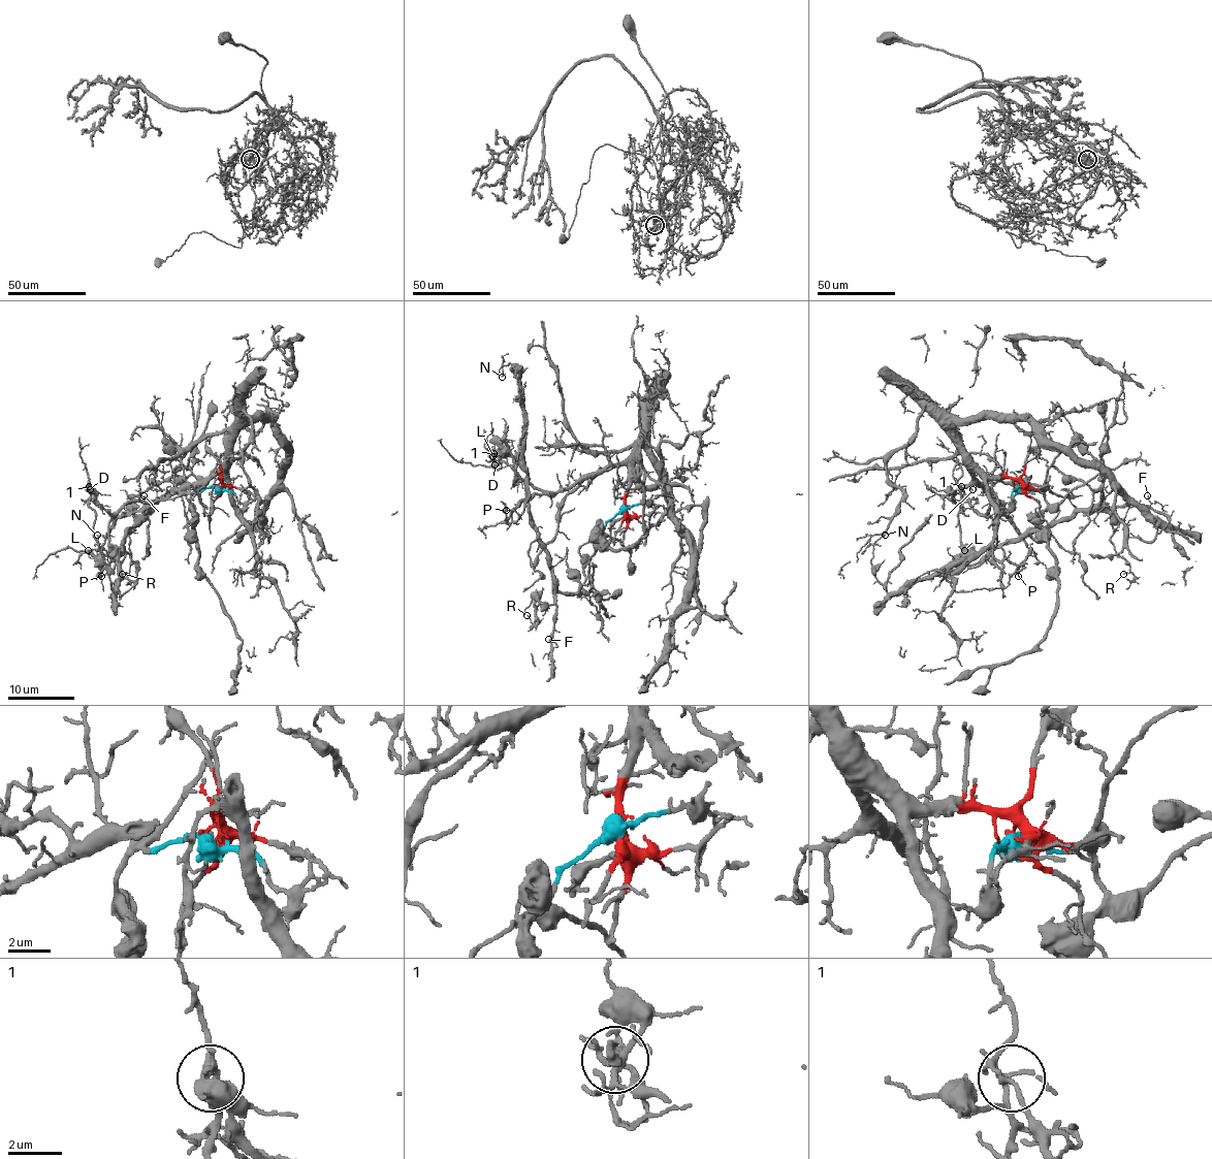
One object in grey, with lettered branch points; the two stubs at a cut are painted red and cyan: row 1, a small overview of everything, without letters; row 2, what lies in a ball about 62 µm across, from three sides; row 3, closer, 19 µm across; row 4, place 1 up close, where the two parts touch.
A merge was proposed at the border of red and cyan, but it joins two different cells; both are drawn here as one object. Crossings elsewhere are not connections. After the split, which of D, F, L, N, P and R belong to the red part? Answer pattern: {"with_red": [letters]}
{"with_red": []}

